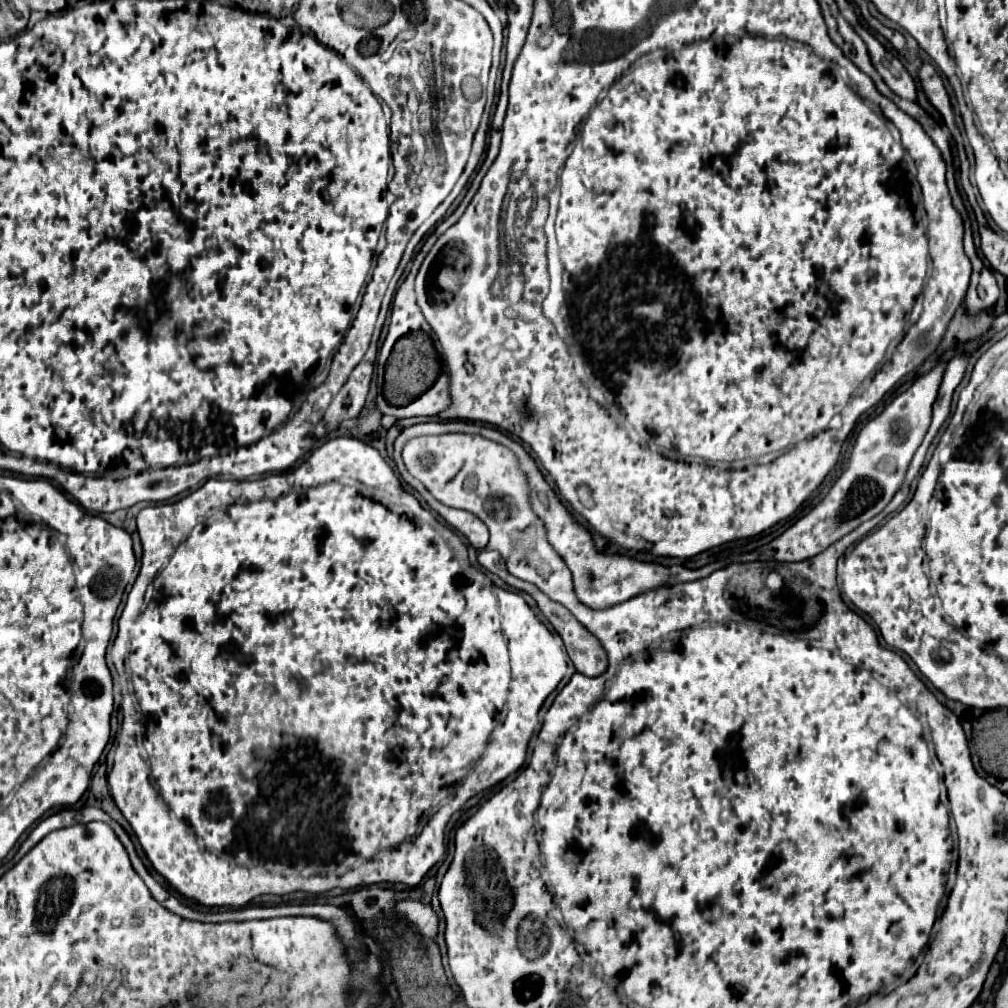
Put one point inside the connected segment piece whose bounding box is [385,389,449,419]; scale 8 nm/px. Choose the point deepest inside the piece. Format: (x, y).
(433, 401)

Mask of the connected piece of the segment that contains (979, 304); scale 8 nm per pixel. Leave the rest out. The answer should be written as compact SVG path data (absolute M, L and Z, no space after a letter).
M971 225L965 227L965 253L967 253L967 257L973 263L971 285L967 289L965 303L967 303L967 307L969 307L971 313L977 313L981 309L987 309L987 307L995 305L995 301L999 297L999 287L997 287L997 281L995 281L991 269L987 269L983 265L983 261L977 257Z

